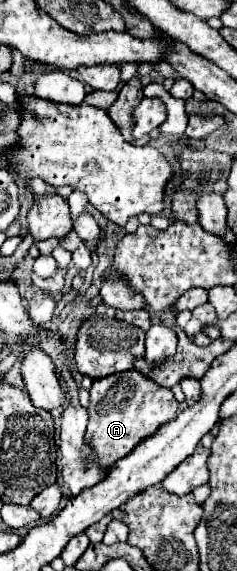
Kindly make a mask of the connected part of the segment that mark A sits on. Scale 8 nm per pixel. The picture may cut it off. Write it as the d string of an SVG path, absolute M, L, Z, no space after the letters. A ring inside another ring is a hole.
M128 370L94 380L90 388L88 414L90 420L84 440L94 454L94 462L102 468L108 468L120 460L120 456L126 456L140 440L144 440L144 436L156 432L160 424L174 420L178 414L178 402L170 388L156 384L138 370Z

